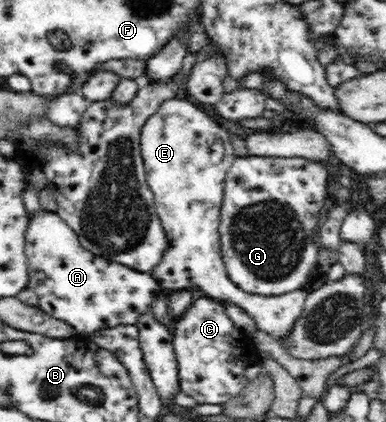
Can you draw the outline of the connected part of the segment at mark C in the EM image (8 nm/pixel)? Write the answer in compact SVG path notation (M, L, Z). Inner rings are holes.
M199 294L173 324L180 391L193 397L197 404L221 404L240 395L248 384L245 369L255 365L258 357L257 347L248 341L248 334L229 319L224 306Z

